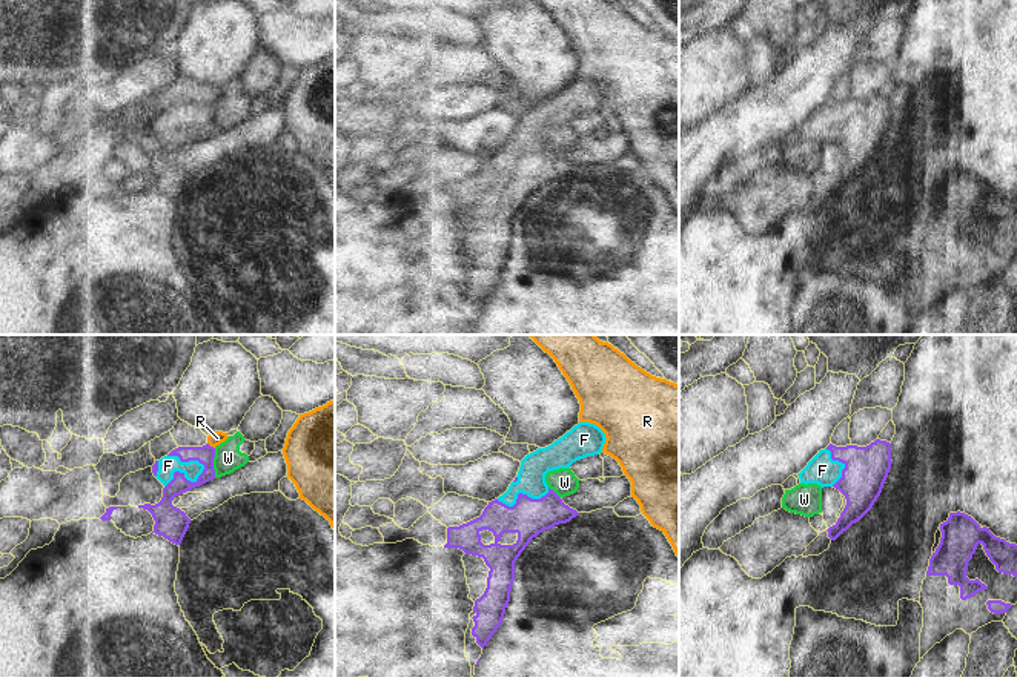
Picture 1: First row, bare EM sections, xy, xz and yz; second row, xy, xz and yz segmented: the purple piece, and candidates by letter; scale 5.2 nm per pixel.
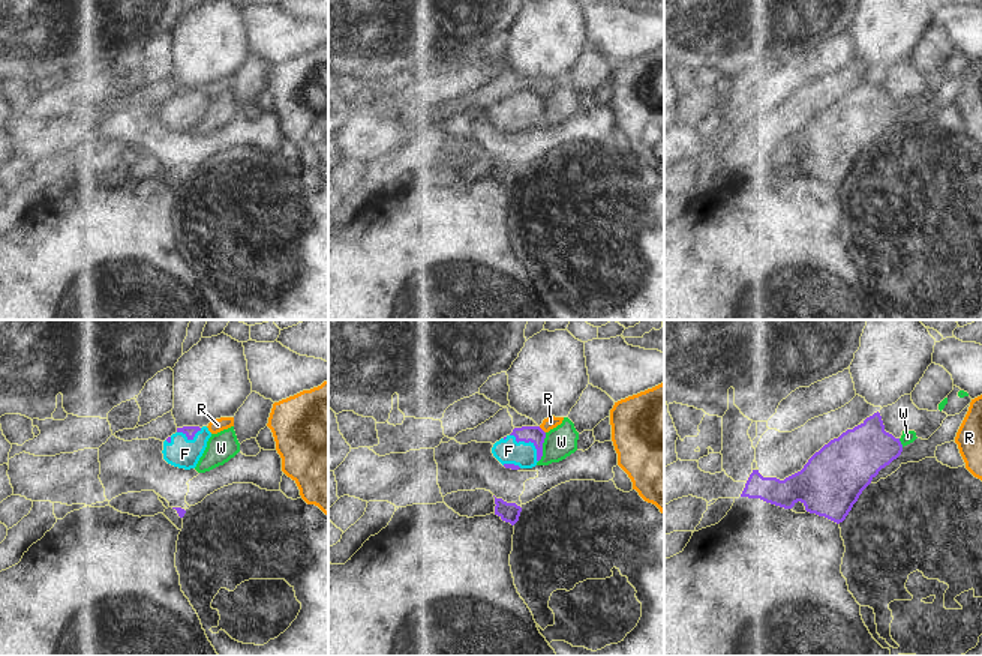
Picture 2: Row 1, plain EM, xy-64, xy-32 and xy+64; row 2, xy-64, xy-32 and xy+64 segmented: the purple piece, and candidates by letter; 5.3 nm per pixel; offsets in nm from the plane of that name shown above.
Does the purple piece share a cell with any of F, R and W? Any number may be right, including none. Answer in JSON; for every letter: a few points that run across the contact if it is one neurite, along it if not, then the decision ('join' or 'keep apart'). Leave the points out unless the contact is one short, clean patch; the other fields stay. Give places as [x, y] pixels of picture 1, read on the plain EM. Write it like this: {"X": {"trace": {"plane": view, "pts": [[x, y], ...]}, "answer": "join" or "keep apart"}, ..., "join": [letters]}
{"F": {"trace": {"plane": "xy", "pts": [[171, 178], [168, 149], [183, 132], [168, 122]]}, "answer": "join"}, "R": {"trace": {"plane": "xy", "pts": [[208, 99], [214, 105]]}, "answer": "keep apart"}, "W": {"trace": {"plane": "xy", "pts": [[215, 105], [214, 132]]}, "answer": "keep apart"}, "join": ["F"]}

